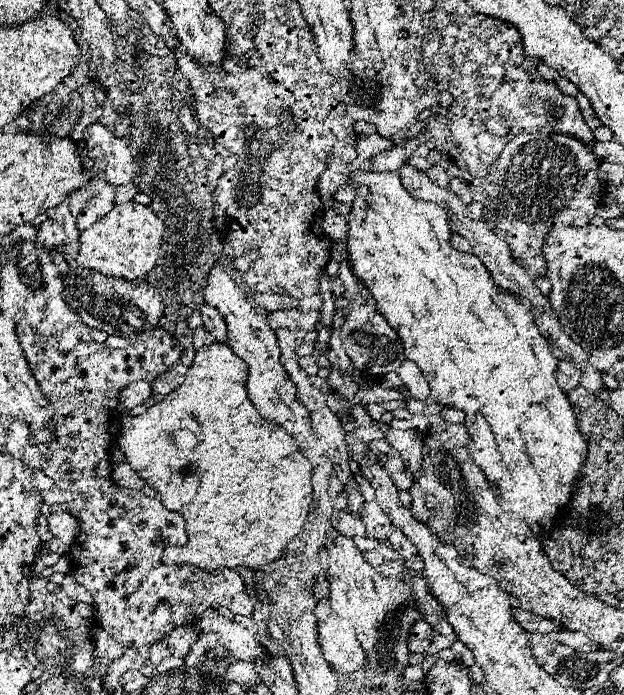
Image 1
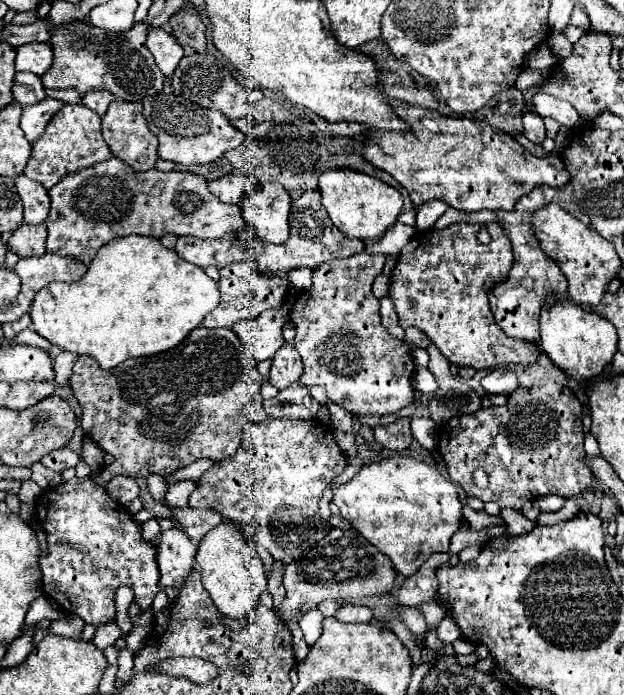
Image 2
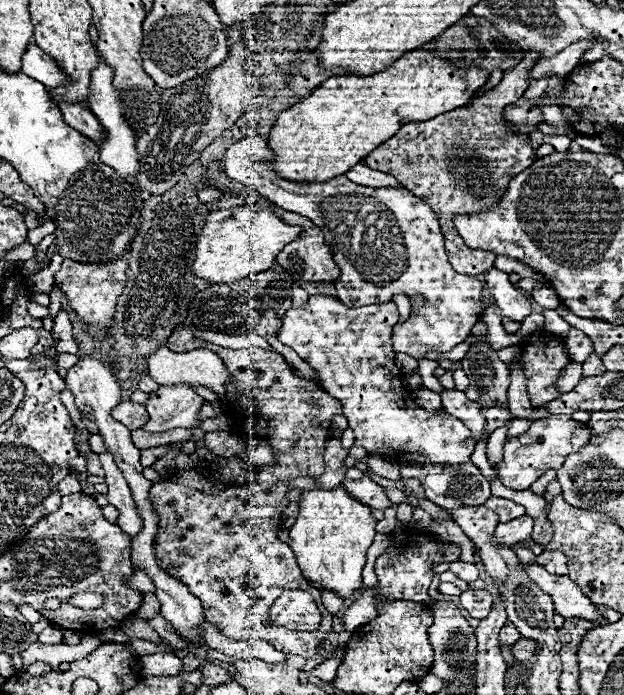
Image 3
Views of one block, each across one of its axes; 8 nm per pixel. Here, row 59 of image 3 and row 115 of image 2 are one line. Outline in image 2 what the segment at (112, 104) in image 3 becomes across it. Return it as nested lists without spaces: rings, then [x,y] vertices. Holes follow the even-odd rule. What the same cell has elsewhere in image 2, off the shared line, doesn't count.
[[[86,92],[82,96],[82,104],[88,106],[90,110],[94,110],[96,114],[104,116],[108,110],[108,104],[114,100],[116,96],[112,96],[112,92]]]

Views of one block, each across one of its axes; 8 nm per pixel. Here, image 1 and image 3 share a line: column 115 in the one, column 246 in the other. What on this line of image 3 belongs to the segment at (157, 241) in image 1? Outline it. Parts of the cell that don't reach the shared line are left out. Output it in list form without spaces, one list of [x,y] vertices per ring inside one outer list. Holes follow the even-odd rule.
[[[250,204],[228,210],[214,210],[208,214],[198,242],[194,246],[192,274],[208,284],[224,284],[246,278],[248,274],[270,270],[276,254],[300,236],[300,228],[280,220],[272,208]]]

